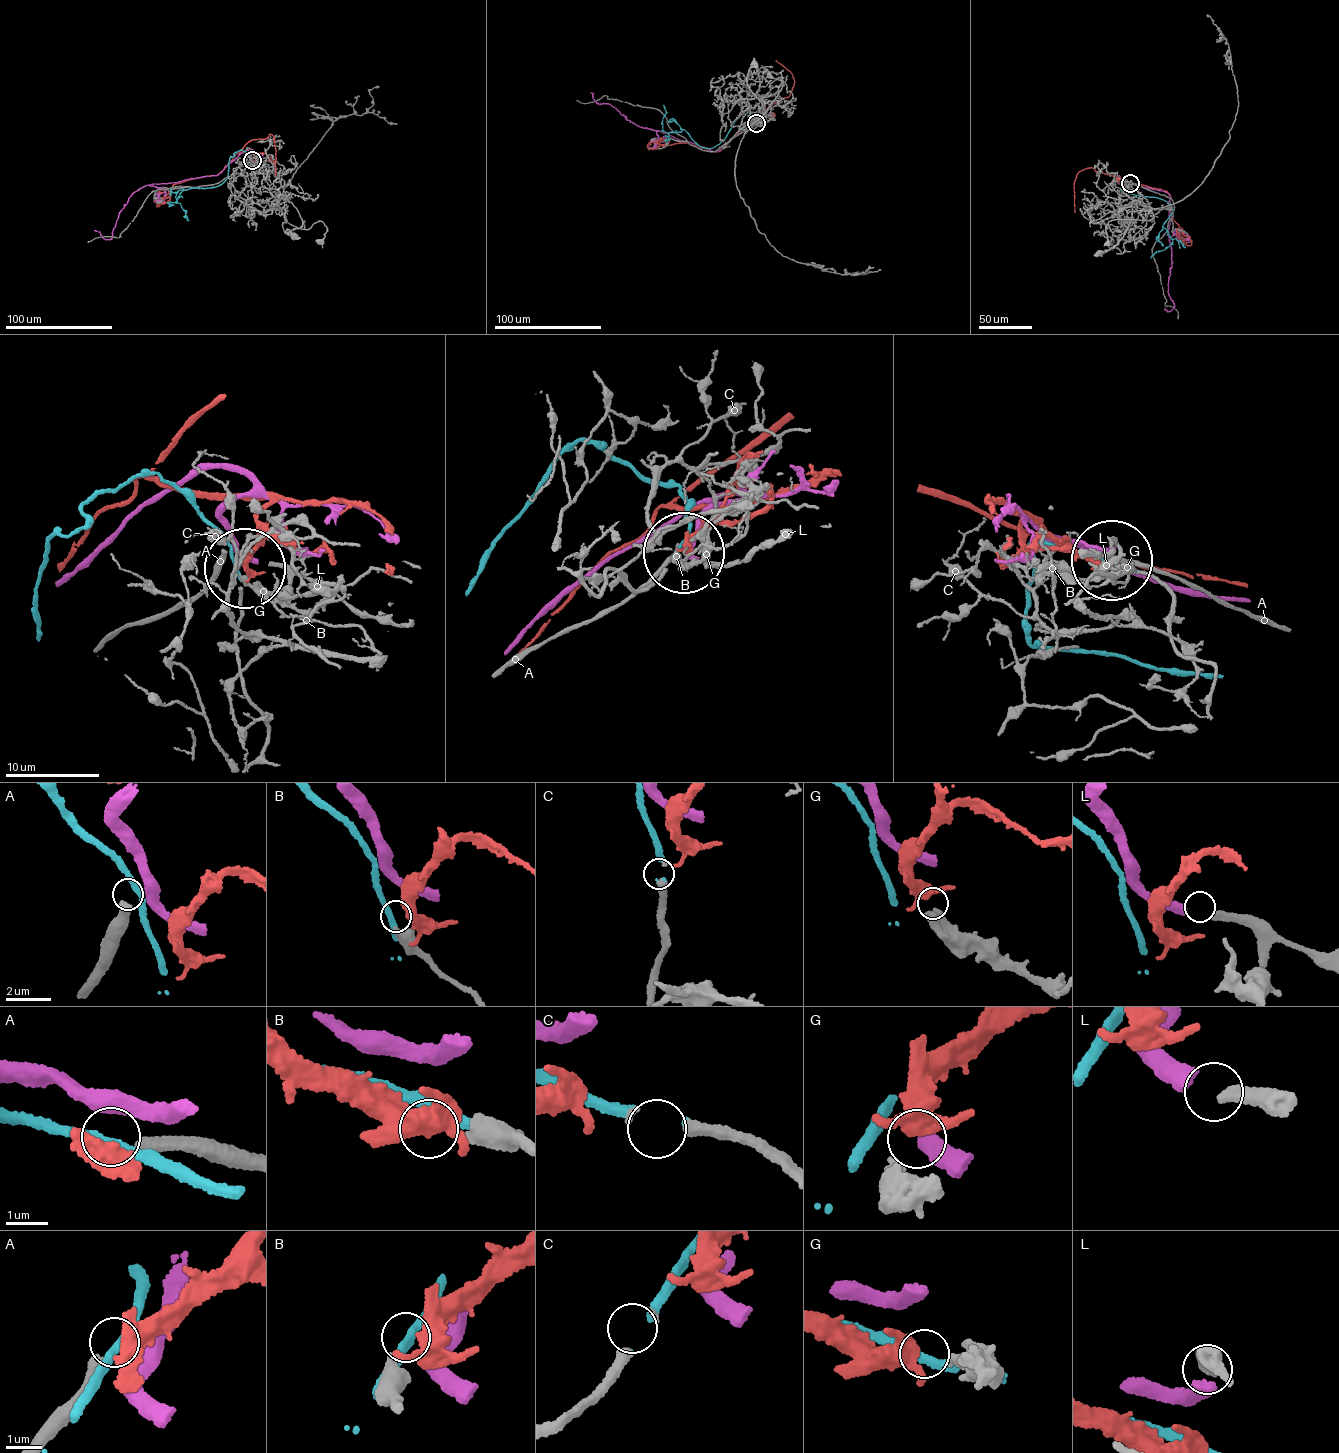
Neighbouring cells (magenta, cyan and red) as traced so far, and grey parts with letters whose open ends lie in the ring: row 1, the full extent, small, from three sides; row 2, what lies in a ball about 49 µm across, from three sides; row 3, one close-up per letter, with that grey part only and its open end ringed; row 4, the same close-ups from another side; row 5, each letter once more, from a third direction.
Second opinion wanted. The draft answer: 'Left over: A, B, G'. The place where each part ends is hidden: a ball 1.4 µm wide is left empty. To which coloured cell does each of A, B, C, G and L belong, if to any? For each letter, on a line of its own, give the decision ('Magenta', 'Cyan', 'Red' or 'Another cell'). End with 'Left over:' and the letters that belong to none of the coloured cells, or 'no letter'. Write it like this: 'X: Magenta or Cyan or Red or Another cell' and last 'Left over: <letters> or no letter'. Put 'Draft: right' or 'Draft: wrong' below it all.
A: Another cell
B: Another cell
C: Cyan
G: Red
L: Magenta
Left over: A, B
Draft: wrong

